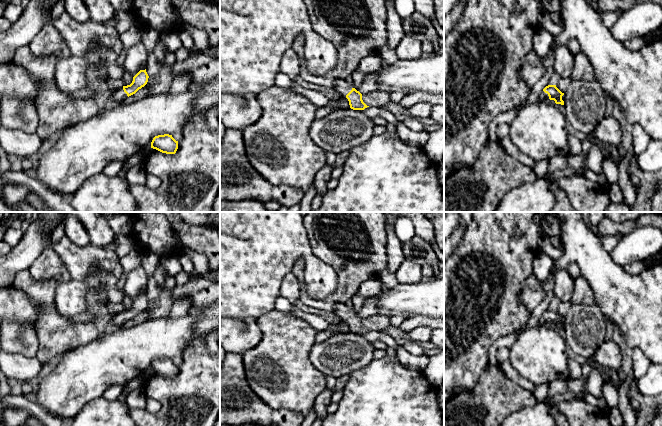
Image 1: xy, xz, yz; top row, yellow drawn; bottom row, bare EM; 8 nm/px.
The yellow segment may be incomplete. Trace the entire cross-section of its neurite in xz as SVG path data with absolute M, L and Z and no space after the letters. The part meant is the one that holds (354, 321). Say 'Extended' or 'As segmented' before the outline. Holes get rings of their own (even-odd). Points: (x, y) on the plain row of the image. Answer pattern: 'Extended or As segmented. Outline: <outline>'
Extended. Outline: M337 304L334 313L341 319L345 320L350 332L353 334L364 334L367 330L362 324L362 318L357 315L353 309L349 308L346 304Z

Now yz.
Extended. Outline: M548 309L543 315L540 317L538 321L538 325L544 326L549 324L554 324L556 328L564 329L564 325L562 324L562 317L556 309Z

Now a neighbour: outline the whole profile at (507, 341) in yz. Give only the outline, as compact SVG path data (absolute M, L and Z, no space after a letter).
M553 290L546 294L546 297L543 301L532 311L531 318L529 321L516 333L510 333L507 336L501 337L498 339L495 344L490 348L489 352L489 362L491 365L495 365L496 361L496 352L500 347L506 347L510 349L517 338L527 329L535 327L538 325L538 321L543 313L549 309L548 305L551 298L554 296Z

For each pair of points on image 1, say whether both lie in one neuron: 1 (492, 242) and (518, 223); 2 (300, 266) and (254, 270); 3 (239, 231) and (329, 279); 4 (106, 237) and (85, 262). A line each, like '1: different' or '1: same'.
1: same
2: different
3: same
4: different

